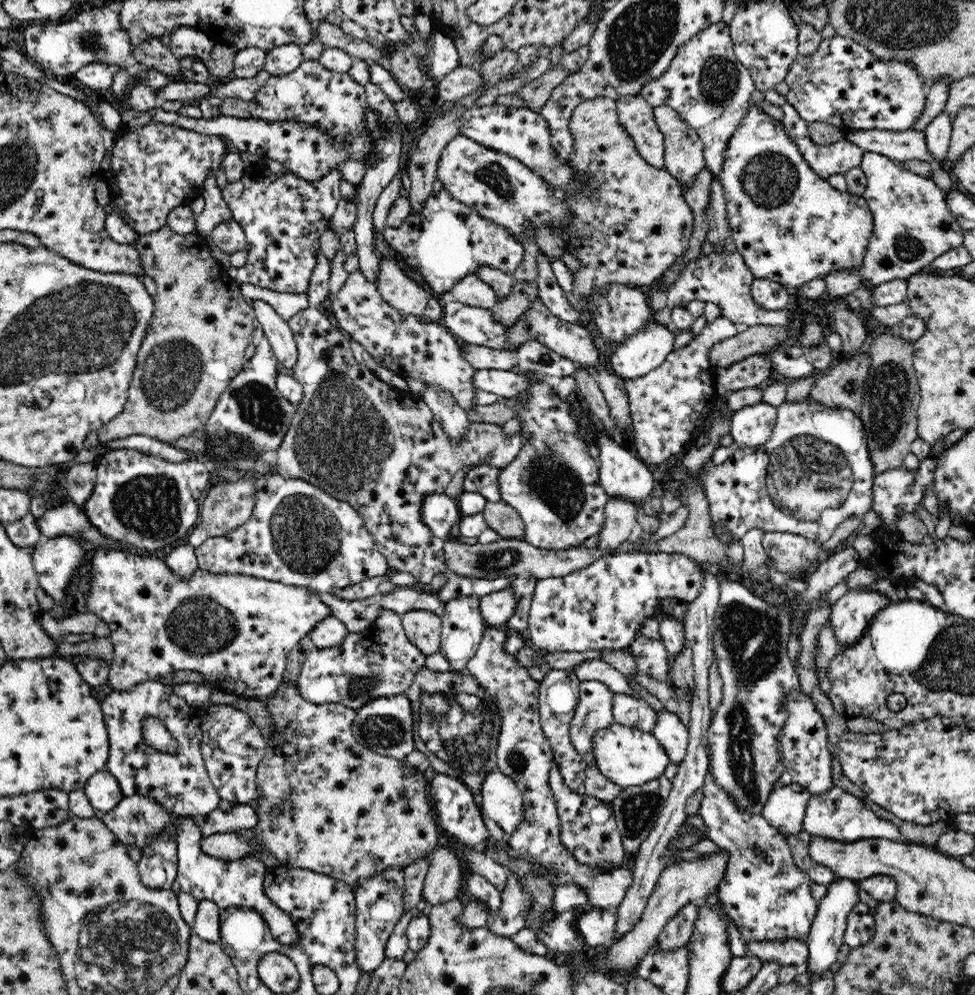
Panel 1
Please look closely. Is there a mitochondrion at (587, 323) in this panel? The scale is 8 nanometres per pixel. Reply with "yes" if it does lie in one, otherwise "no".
no

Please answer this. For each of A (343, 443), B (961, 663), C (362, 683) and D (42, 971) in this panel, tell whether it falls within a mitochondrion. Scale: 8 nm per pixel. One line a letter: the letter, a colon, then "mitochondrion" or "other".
A: mitochondrion
B: mitochondrion
C: mitochondrion
D: other

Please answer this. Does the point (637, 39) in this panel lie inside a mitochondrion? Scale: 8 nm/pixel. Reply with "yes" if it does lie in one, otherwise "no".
yes

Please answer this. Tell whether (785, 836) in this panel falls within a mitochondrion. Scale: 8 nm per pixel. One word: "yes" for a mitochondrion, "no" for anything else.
no

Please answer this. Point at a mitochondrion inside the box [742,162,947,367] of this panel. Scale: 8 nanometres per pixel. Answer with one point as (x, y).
(907, 248)

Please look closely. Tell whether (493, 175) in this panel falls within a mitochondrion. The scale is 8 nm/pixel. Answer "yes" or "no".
yes

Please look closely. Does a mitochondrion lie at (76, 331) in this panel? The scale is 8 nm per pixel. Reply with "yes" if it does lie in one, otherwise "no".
yes

